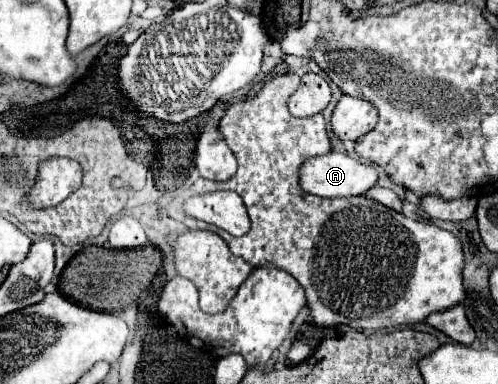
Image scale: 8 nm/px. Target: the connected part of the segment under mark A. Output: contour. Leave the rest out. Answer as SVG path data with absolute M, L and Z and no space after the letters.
M332 151L330 155L322 155L316 159L308 159L300 167L300 185L304 191L318 195L318 197L354 197L364 195L378 183L378 171L370 163L360 163L344 153Z

